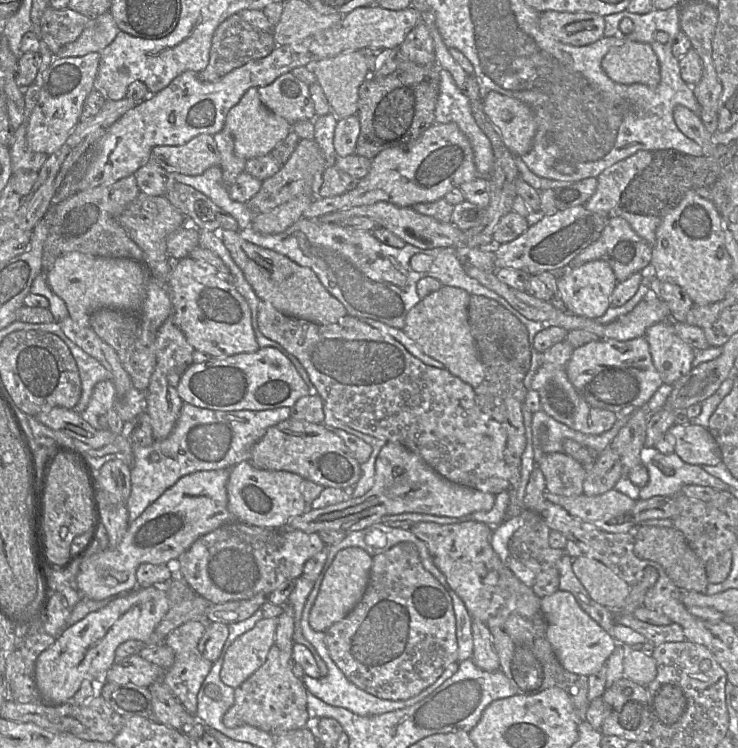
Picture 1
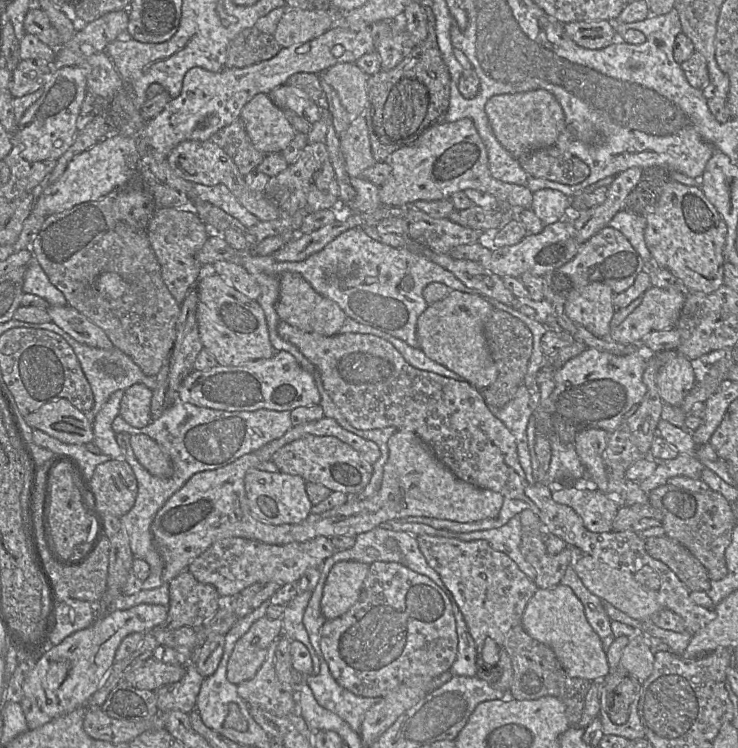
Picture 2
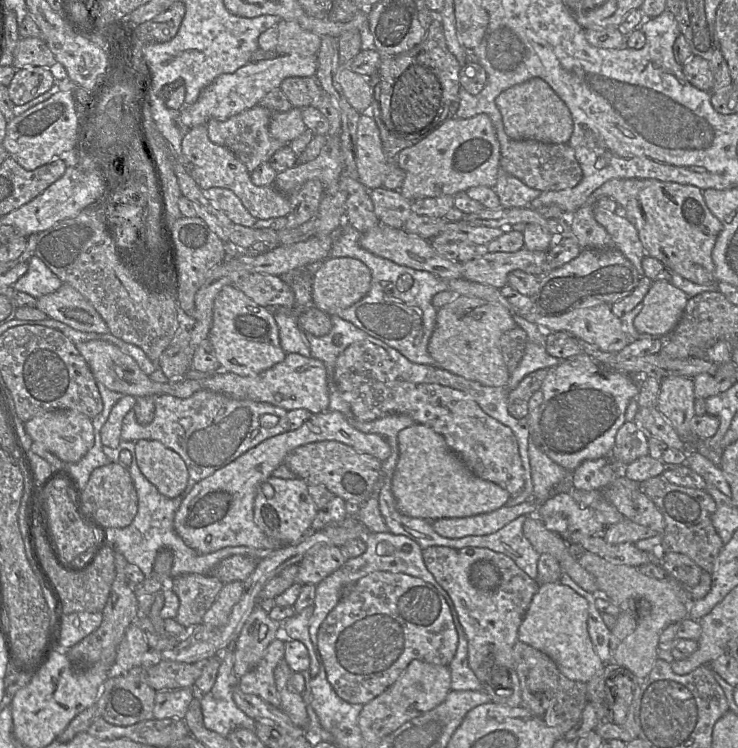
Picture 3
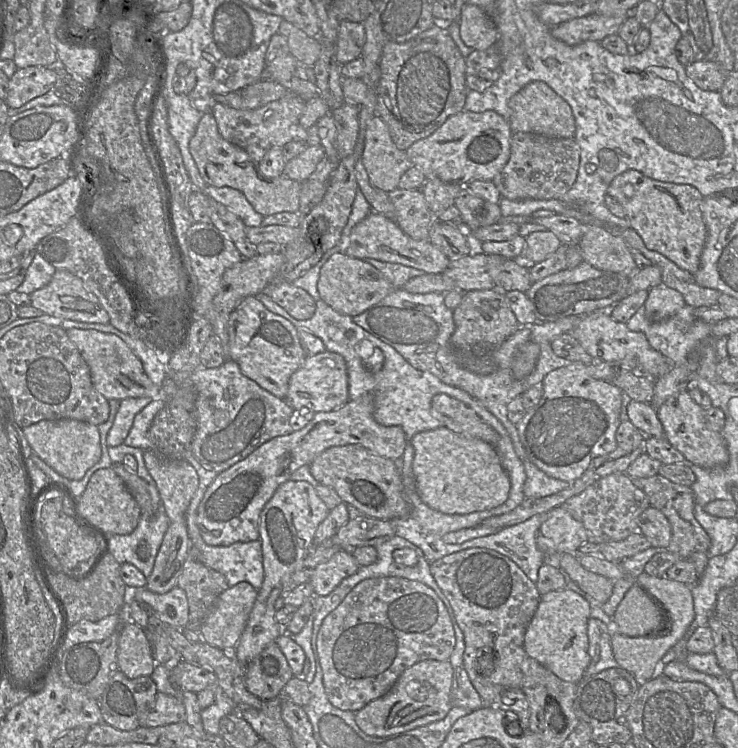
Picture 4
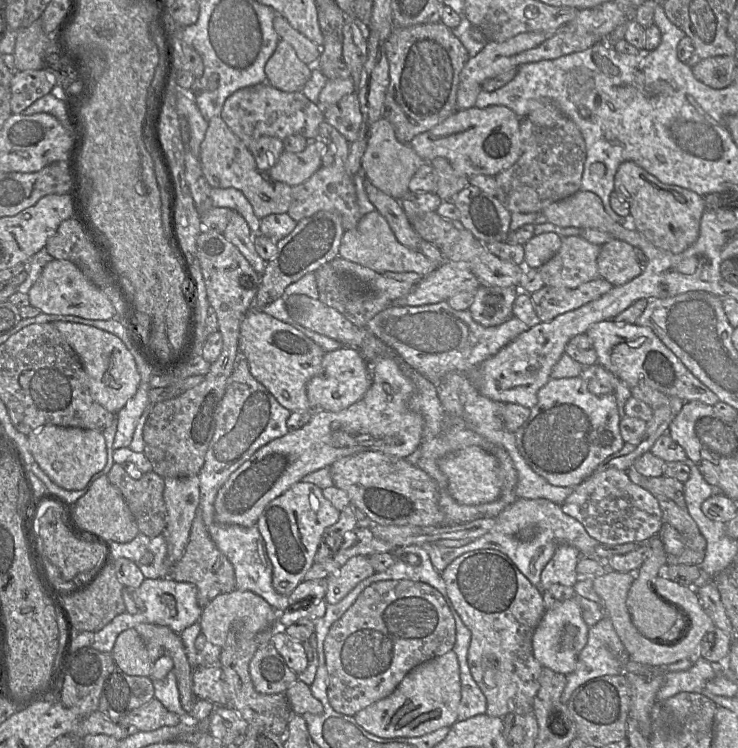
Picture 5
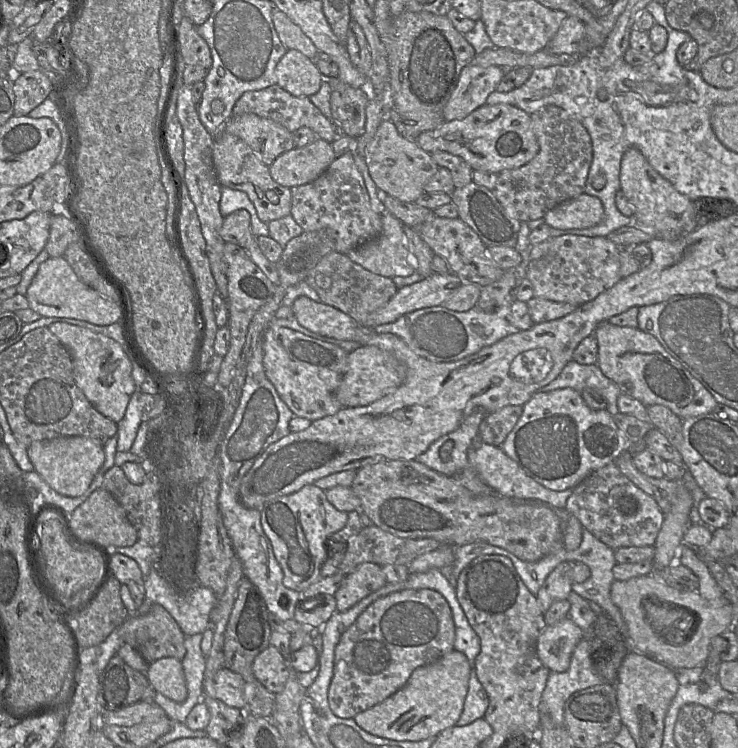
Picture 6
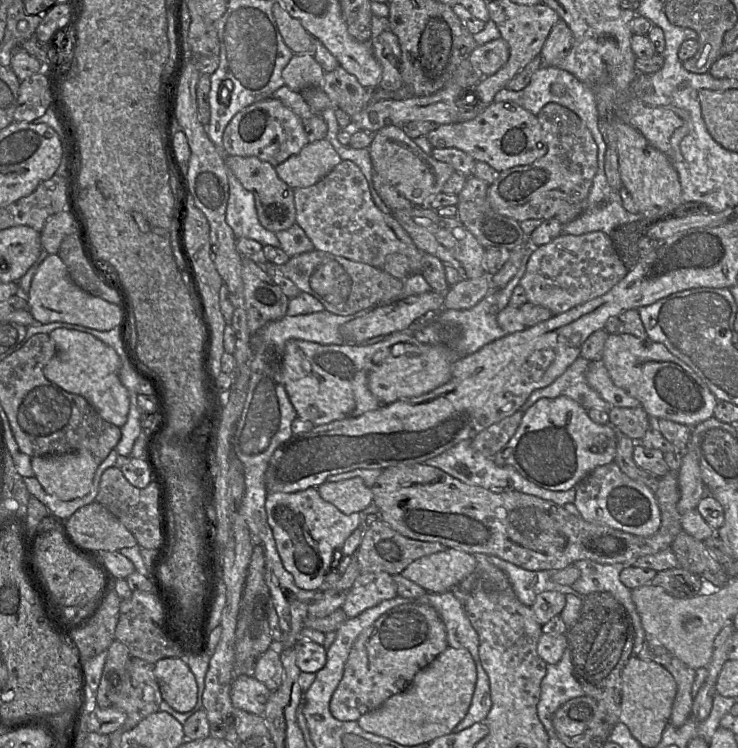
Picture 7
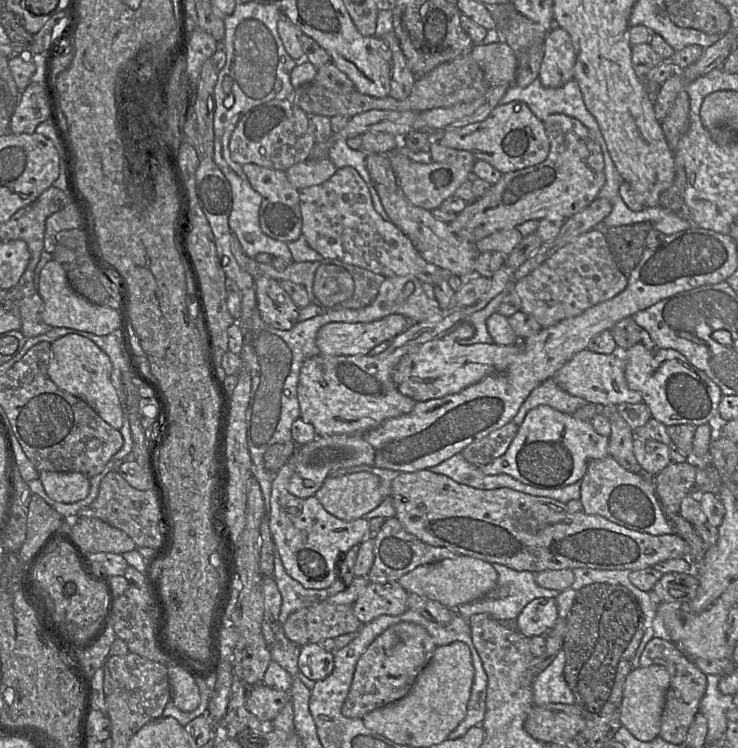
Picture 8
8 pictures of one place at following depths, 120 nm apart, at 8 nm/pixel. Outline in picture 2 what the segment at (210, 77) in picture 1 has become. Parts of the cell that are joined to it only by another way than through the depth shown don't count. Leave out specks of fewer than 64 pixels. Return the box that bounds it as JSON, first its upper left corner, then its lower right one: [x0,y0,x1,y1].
[225,26,282,69]

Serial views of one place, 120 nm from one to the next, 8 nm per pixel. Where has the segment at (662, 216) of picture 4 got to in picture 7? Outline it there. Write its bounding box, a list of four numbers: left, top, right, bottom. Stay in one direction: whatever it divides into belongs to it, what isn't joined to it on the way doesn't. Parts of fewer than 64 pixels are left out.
[613,115,684,219]

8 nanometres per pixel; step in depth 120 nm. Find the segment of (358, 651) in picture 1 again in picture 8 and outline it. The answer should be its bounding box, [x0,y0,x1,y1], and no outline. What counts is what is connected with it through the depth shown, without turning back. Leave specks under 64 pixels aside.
[341,622,437,718]

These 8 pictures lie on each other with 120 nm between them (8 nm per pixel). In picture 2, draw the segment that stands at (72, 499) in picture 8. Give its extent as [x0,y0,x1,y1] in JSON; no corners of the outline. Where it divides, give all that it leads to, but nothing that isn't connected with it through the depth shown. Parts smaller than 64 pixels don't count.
[24,399,94,445]

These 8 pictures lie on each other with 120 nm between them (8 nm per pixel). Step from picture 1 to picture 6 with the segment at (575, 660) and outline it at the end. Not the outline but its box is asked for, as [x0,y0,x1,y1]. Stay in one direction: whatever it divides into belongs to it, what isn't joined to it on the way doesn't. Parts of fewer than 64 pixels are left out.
[537,617,583,672]

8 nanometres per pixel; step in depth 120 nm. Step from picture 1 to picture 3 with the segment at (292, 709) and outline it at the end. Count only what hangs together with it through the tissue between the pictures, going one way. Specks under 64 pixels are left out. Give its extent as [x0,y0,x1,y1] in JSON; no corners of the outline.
[238,638,285,707]

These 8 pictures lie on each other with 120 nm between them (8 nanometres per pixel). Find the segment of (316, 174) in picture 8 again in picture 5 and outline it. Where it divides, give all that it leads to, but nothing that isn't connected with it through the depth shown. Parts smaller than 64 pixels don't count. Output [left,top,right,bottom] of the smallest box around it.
[268,139,326,187]

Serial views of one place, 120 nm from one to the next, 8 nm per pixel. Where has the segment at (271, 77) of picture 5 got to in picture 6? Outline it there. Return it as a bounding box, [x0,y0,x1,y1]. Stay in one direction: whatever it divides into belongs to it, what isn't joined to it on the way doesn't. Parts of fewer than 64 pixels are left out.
[275,49,324,97]

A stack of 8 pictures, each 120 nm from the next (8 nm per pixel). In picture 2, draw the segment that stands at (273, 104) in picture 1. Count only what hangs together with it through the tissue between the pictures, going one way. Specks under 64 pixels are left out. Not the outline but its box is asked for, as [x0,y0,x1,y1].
[268,84,322,124]

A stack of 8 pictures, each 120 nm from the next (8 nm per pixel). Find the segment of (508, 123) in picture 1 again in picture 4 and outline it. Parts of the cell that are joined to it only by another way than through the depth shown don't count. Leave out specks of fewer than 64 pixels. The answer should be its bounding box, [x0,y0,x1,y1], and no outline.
[508,81,575,138]

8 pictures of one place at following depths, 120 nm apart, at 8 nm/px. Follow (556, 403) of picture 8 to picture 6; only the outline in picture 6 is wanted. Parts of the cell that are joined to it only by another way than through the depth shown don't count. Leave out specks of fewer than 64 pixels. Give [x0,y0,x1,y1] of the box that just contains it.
[538,360,622,415]

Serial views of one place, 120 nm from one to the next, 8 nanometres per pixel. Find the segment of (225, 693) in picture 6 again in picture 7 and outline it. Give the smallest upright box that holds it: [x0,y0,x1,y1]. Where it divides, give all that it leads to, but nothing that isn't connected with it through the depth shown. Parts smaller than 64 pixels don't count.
[231,675,271,715]

